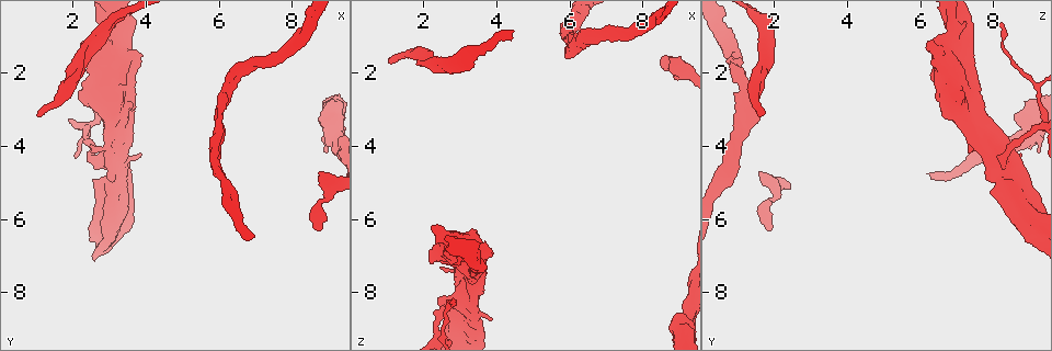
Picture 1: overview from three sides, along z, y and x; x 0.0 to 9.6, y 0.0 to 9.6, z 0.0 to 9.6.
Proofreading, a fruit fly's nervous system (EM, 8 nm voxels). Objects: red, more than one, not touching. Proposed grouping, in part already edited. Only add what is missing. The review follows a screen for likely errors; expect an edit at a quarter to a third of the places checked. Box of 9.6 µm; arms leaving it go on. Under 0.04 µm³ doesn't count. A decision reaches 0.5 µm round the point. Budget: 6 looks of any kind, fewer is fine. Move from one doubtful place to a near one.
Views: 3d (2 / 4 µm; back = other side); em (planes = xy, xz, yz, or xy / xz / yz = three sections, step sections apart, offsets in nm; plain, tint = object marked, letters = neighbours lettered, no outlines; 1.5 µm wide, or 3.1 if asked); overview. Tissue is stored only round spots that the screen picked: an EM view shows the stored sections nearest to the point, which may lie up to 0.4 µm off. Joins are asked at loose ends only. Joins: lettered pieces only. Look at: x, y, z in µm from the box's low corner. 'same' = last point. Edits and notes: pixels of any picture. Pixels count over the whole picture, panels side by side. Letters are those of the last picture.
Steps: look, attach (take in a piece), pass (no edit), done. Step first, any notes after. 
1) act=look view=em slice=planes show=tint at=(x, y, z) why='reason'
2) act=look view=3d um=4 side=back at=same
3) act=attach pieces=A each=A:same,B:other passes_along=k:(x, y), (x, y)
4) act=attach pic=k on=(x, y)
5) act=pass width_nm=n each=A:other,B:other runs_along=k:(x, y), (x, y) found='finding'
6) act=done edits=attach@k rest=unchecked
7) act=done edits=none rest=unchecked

act=look view=em slice=xy step=8 show=tint at=(1.00, 3.25, 1.60) why='tapers out'

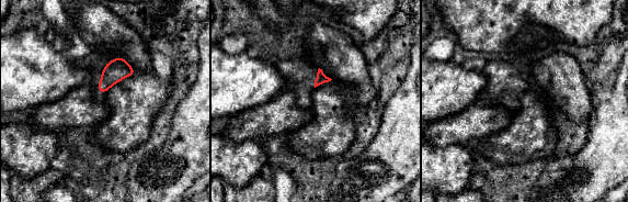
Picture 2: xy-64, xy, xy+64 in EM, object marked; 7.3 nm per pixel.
act=look view=em slice=planes show=letters at=same

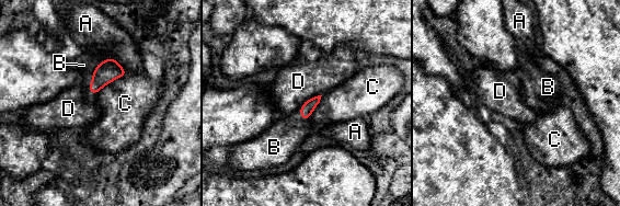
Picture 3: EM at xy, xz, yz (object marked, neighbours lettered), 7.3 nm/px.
act=attach pieces=B each=A:other,B:same,C:other,D:other passes_along=3:(108, 70), (94, 71), (83, 65) found='it goes on there'

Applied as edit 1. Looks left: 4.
act=look view=em slice=planes show=letters at=(8.80, 4.70, 1.55) why='an open end'

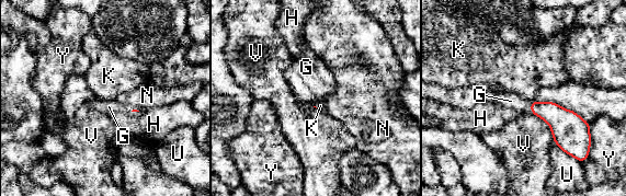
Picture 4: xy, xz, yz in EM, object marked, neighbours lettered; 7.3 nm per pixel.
act=attach pieces=G each=G:same,H:other,K:other,N:other,U:other,V:other,Y:other found='it goes on there'

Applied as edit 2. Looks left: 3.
act=done edits=attach@3,attach@4 rest=unchecked

